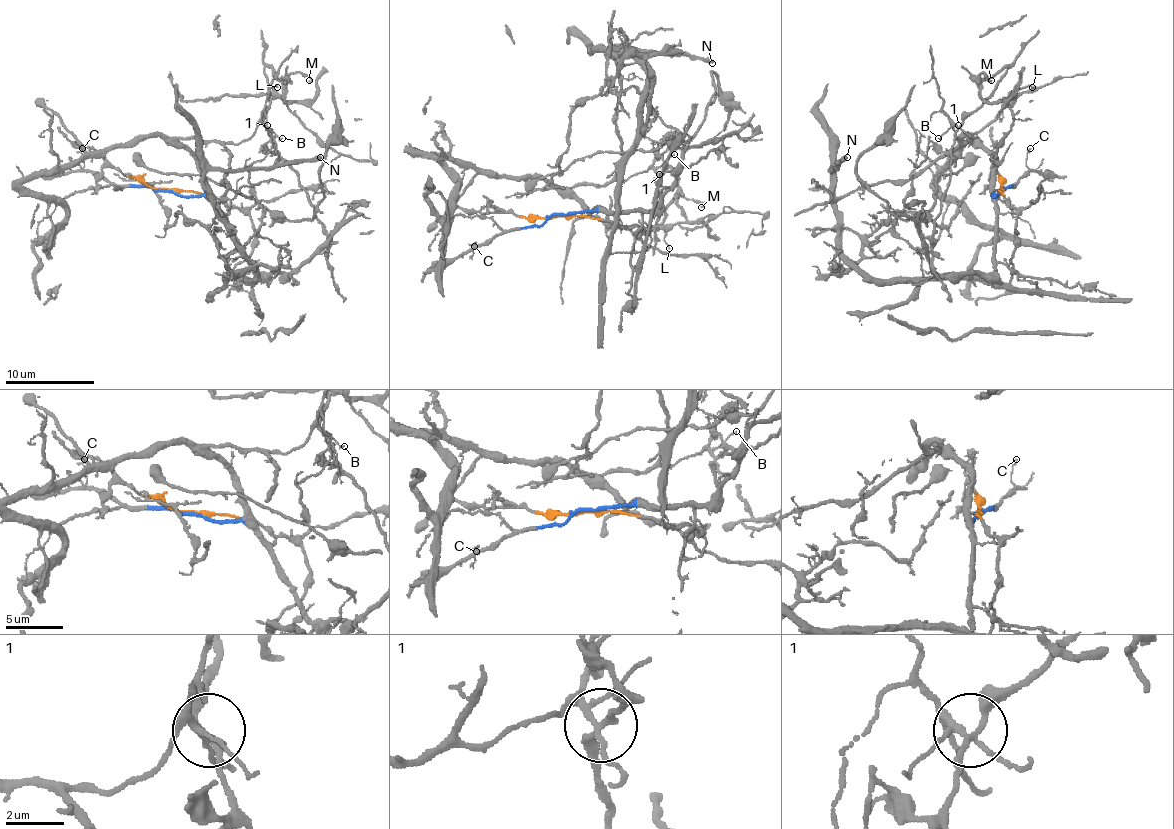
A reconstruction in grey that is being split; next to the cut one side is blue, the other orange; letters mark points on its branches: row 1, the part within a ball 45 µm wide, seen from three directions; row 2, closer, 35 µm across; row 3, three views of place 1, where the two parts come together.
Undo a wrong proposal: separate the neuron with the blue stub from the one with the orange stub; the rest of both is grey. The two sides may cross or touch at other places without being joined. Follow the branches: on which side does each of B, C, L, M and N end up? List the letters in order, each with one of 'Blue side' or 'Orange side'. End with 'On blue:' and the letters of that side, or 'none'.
B: Blue side
C: Blue side
L: Orange side
M: Orange side
N: Orange side
On blue: B, C

